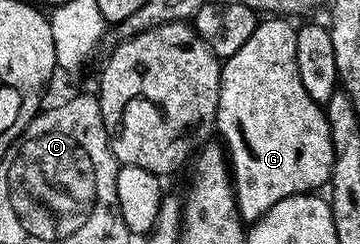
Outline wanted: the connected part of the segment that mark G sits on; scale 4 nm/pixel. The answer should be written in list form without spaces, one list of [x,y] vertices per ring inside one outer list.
[[[268,16],[263,20],[257,21],[254,32],[250,35],[250,40],[234,52],[234,56],[223,59],[220,67],[220,95],[218,96],[218,112],[216,113],[215,129],[220,130],[219,141],[222,143],[227,155],[228,165],[232,168],[232,184],[236,188],[236,203],[238,212],[245,223],[251,224],[256,222],[278,200],[286,200],[286,196],[295,194],[307,194],[309,192],[319,191],[319,186],[327,187],[332,177],[332,165],[334,164],[334,144],[330,140],[330,124],[326,120],[321,103],[310,100],[306,96],[306,88],[302,88],[302,79],[298,76],[298,60],[296,59],[296,32],[297,27],[291,26],[289,19],[284,16]]]

